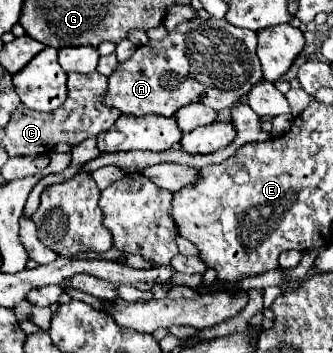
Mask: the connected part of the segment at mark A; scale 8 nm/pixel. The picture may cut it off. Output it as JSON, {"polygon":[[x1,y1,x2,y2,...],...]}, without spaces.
{"polygon":[[196,16,196,18,190,18,190,20,182,22,182,24,178,24,174,30,168,32,166,38,162,38,162,40,150,40,148,44,138,46,138,50,136,50,126,62,120,62,118,68,114,70,114,74,108,76,108,92,102,96,102,104,110,106,110,108,116,108,116,110,118,110,120,114,124,114,124,116,148,116,148,114,174,116,182,106,188,106,188,104,194,104,194,102,204,104,204,106,210,106,210,108,214,108,214,110,224,110,224,108,232,108,232,106,234,106,240,98,244,98,244,96,250,92,250,88,252,88,256,82,260,82,260,80,262,80,262,70,260,70,260,60,258,60,258,56,256,56,256,34,254,34,252,30,242,30,242,28,238,28,238,26,232,26,230,22,226,22,226,18,214,18,214,16,210,16,210,18,200,18,200,16]]}

